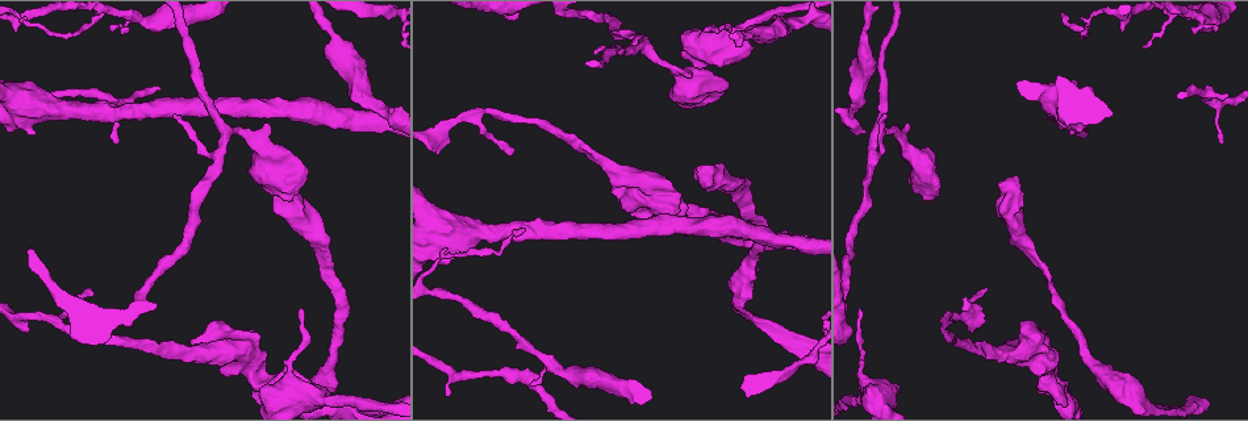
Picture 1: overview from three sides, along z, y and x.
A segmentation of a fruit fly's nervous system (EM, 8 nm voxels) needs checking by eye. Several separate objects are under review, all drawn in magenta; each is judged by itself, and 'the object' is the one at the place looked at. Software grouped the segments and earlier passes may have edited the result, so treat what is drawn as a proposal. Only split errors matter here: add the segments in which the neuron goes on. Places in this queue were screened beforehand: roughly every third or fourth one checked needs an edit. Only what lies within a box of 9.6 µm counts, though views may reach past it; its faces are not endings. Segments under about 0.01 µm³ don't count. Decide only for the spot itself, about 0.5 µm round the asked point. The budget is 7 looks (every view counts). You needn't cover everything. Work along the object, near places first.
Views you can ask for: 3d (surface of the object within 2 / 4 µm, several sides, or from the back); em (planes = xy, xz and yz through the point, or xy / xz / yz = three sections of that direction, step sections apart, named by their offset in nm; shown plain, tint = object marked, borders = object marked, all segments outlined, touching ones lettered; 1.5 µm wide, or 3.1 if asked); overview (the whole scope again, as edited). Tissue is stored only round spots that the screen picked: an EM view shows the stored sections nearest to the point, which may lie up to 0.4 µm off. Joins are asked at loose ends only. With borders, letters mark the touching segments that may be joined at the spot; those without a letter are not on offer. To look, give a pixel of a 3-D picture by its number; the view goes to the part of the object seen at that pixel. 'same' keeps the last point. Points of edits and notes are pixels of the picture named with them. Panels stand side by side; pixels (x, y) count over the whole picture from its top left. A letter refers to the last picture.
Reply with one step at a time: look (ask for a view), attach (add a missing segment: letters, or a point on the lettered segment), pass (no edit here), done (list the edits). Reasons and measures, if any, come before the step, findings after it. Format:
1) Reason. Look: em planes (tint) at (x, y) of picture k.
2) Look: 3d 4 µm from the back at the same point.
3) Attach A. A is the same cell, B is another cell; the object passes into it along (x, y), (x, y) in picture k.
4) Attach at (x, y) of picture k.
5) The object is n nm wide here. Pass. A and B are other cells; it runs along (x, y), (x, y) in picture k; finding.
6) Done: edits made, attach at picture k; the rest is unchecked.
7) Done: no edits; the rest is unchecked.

Branch stops here. Look: 3d 4 µm at (597, 51) of picture 1.

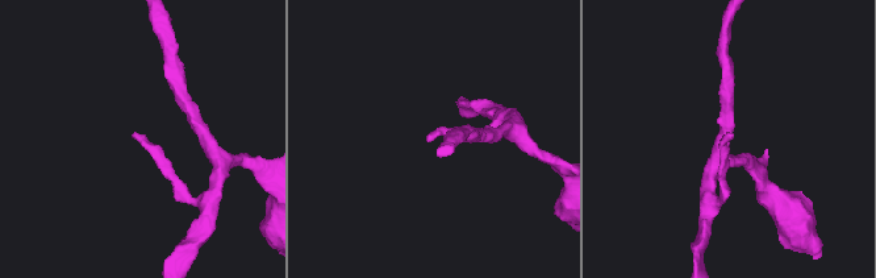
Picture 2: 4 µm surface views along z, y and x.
Need the tissue. Look: em planes (borders) at (135, 133) of picture 2.

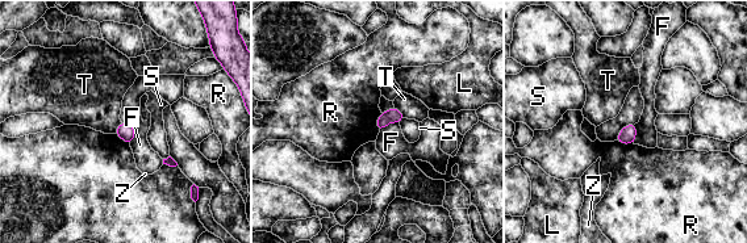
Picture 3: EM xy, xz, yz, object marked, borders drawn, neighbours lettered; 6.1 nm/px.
Pass. F, L, R, S, T and Z are other cells; a border runs along (399, 122), (391, 122), (379, 133) in picture 3; none of them fits.

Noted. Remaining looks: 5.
Tapers out. Look: em xy step 4 (borders) at (721, 25) of picture 1.

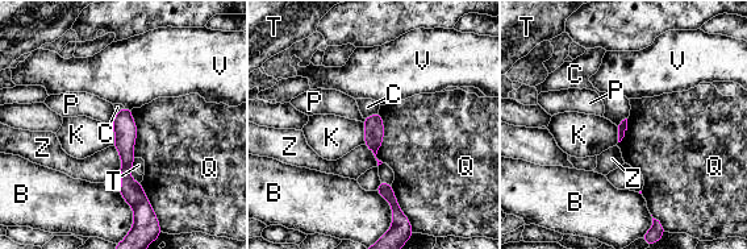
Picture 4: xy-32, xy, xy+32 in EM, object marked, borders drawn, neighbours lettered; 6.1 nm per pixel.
Pass. B, C, K, P, Q, T, V and Z are other cells; a border runs along (111, 124), (113, 145) in picture 4; none of them fits.

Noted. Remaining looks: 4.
Branch stops here. Look: em xz step 8 (tint) at (972, 331) of picture 1.

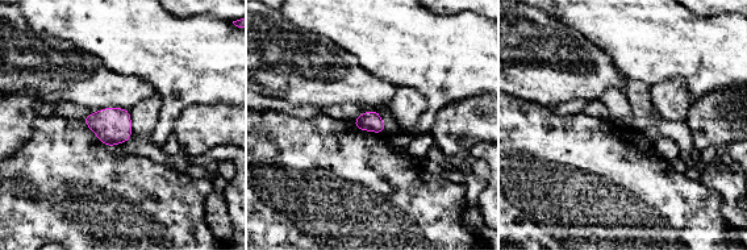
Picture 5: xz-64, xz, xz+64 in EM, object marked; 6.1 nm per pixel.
Look: em planes (borders) at the same point.

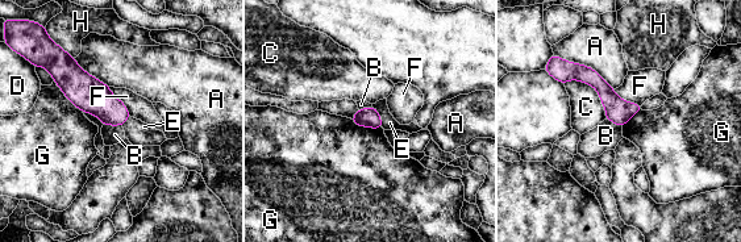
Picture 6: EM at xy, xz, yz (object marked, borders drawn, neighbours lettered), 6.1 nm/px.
The object is 130 nm wide here. Pass. A, B, C, D, E, F, G and H are other cells; it runs along (558, 76), (586, 74), (620, 107), (637, 107) in picture 6; no lettered segment goes on from it.

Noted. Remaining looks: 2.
Done: no edits; the rest is unchecked.

